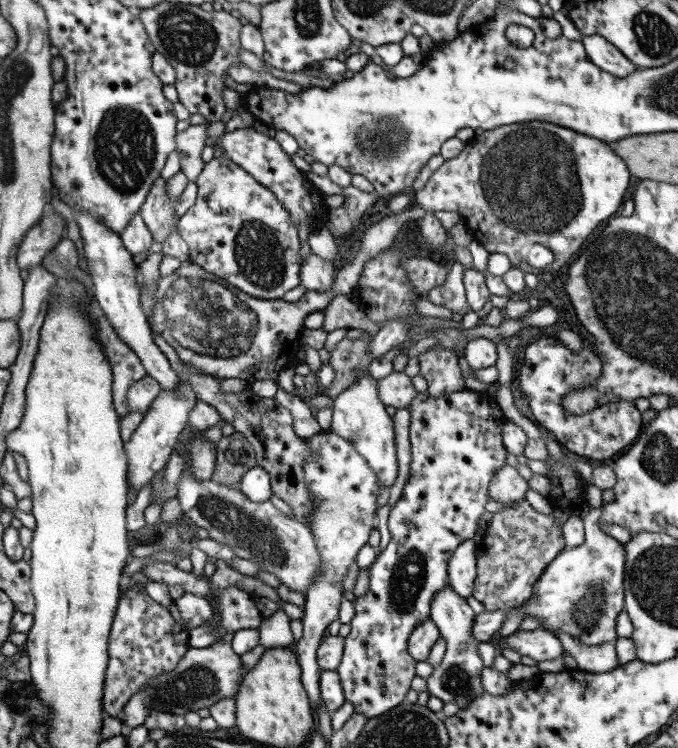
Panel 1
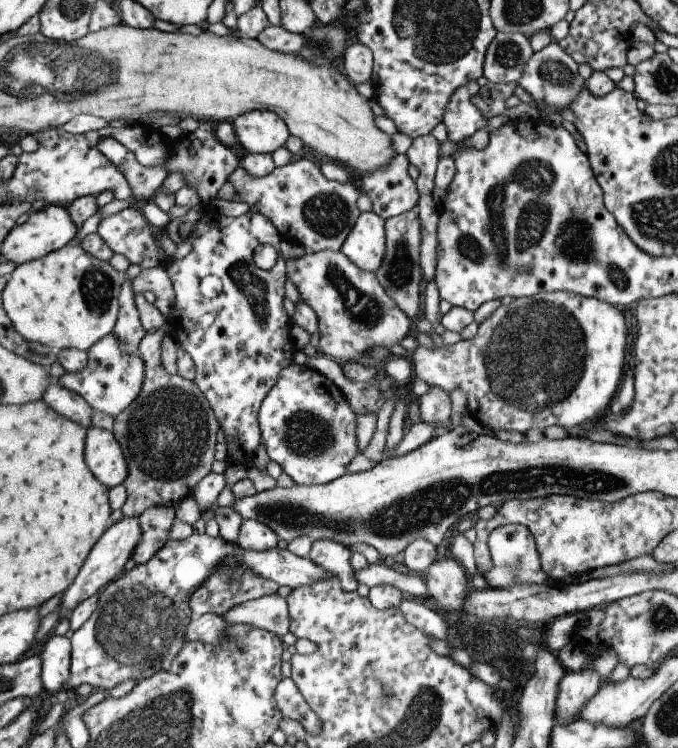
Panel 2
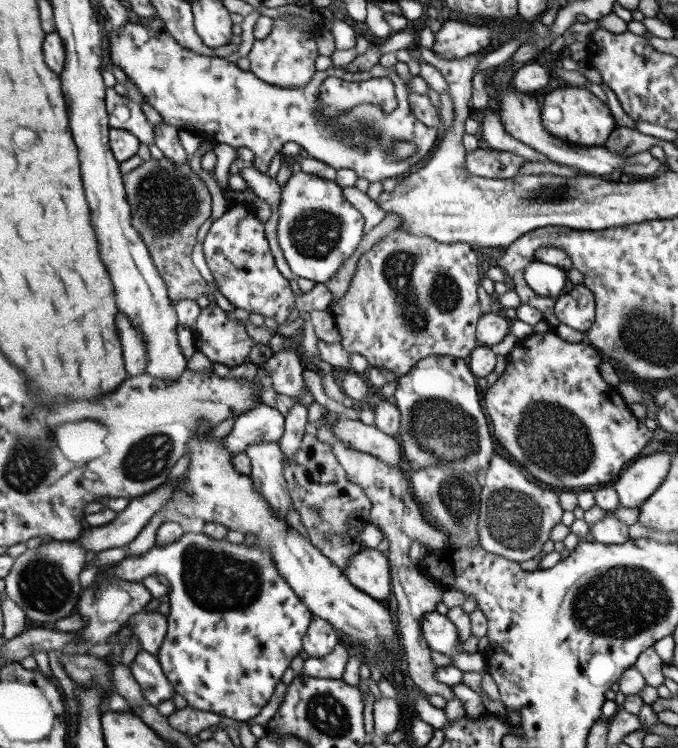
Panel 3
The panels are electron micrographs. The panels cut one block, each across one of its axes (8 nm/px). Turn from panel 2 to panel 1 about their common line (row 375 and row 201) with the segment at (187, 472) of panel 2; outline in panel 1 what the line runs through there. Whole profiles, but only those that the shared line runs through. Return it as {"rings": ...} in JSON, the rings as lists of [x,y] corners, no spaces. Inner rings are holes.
{"rings":[[[161,176],[154,181],[139,211],[142,220],[152,233],[153,241],[159,244],[162,244],[173,230],[176,230],[179,220],[174,216],[174,207],[178,204],[178,199],[168,198],[166,183],[167,180]]]}

